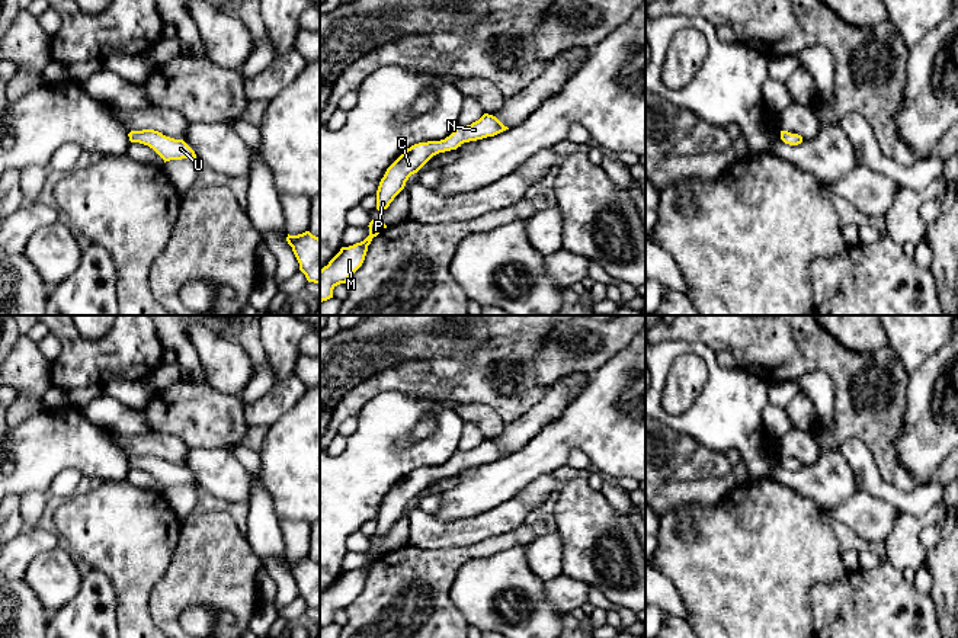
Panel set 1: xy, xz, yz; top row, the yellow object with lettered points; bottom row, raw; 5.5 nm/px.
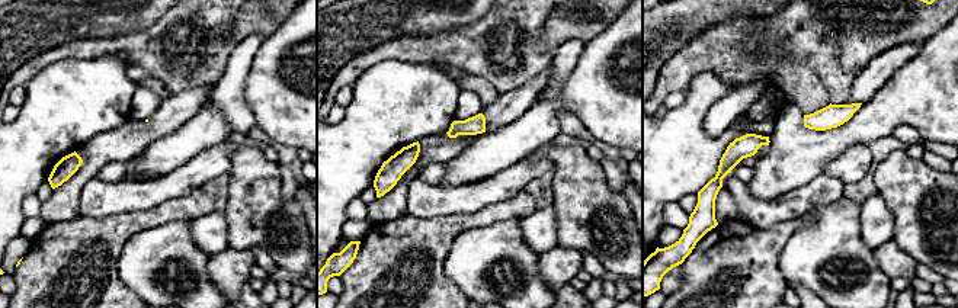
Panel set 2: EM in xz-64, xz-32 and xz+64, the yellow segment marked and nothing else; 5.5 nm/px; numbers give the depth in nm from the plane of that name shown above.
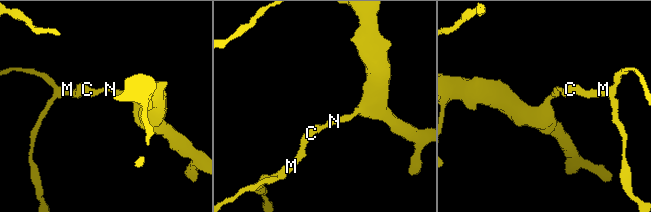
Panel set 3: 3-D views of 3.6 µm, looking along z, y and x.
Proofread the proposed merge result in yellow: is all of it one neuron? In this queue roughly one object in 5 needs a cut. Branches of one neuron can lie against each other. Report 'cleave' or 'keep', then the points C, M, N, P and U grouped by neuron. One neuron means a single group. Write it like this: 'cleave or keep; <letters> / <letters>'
keep; C M N P U

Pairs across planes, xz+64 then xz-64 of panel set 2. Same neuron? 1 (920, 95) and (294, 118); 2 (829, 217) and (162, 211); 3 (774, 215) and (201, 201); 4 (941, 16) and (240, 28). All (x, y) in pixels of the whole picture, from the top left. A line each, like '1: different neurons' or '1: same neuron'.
1: same neuron
2: different neurons
3: different neurons
4: same neuron

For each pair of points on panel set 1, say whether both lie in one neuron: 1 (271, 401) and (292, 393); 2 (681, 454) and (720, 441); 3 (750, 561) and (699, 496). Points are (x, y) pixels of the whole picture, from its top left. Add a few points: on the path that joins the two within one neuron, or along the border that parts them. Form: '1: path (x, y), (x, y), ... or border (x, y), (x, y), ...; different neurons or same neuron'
1: path (276, 401), (287, 393); same neuron
2: border (669, 426), (689, 435), (698, 443); different neurons
3: border (737, 487), (718, 503), (699, 512); different neurons

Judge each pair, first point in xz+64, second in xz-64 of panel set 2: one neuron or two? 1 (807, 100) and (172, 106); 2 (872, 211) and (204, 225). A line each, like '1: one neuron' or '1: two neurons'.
1: two neurons
2: one neuron

